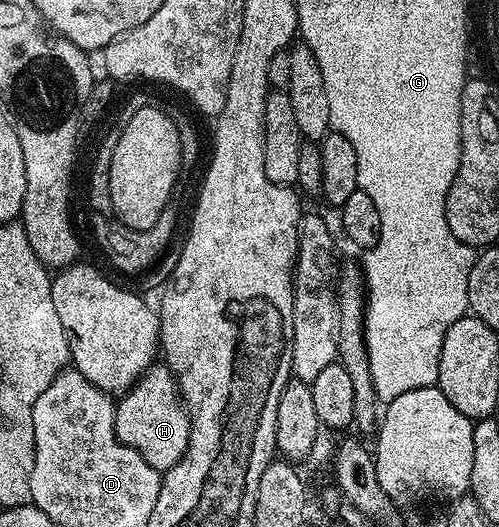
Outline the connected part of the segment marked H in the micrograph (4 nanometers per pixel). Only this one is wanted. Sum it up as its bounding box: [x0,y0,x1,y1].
[115,365,191,473]

